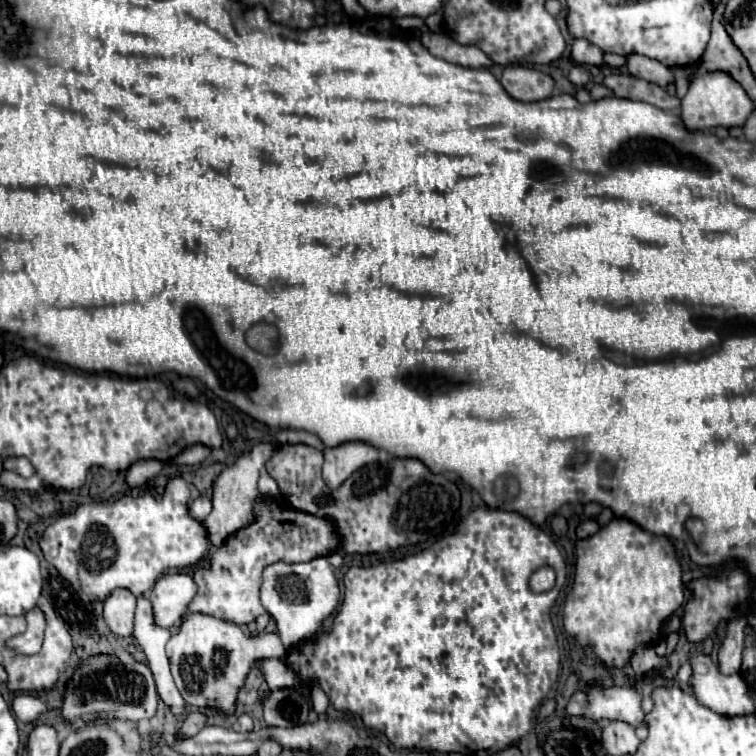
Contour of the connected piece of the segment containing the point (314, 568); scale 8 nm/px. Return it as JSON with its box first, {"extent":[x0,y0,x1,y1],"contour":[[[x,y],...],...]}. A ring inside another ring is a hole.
{"extent":[261,556,339,650],"contour":[[[317,556],[301,564],[287,564],[287,562],[269,564],[263,570],[261,604],[275,618],[277,634],[287,650],[301,640],[315,638],[321,622],[329,614],[333,614],[339,604],[339,584],[333,576],[331,564],[327,562],[325,556]]]}

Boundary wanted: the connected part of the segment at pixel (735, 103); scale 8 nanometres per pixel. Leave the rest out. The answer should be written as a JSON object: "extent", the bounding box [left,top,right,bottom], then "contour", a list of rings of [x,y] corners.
{"extent":[681,72,755,130],"contour":[[[705,72],[699,74],[691,86],[685,98],[681,100],[681,118],[685,120],[685,126],[689,130],[707,130],[715,126],[743,126],[749,114],[753,112],[755,102],[749,98],[745,88],[731,78],[727,72]]]}

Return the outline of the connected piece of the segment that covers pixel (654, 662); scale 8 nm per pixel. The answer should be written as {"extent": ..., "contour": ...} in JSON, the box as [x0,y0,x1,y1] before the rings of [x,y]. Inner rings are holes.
{"extent":[631,648,668,672],"contour":[[[639,648],[639,650],[635,652],[635,656],[631,658],[631,666],[633,666],[635,672],[643,672],[643,670],[649,672],[649,670],[653,670],[653,668],[657,668],[657,666],[667,665],[668,659],[657,656],[653,648]]]}

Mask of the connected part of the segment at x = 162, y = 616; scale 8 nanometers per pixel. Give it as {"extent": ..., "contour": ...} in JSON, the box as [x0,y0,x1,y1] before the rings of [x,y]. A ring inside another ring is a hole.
{"extent":[149,574,197,628],"contour":[[[165,574],[157,580],[155,588],[149,594],[153,604],[155,624],[161,628],[171,628],[177,624],[193,596],[197,594],[197,586],[189,574]]]}

